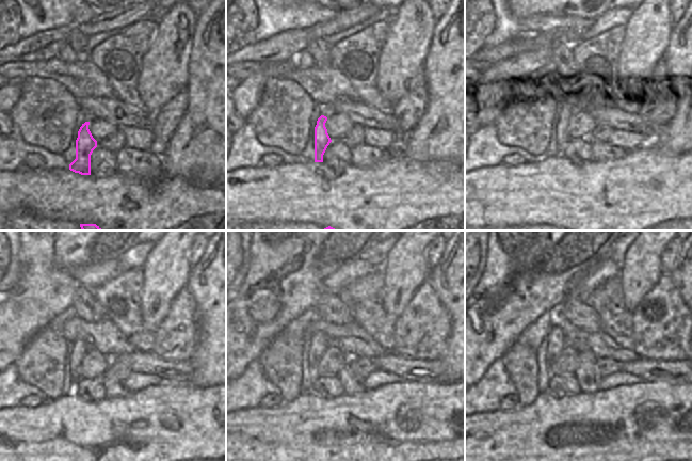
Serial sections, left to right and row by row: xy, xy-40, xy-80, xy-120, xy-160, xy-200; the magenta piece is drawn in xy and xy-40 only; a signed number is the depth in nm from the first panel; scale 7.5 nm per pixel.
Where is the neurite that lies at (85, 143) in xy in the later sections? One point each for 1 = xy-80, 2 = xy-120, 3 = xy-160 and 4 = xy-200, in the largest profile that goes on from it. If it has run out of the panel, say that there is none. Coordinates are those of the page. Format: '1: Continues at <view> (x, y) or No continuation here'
1: Continues at xy-80 (561, 137)
2: Continues at xy-120 (78, 348)
3: Continues at xy-160 (318, 344)
4: Continues at xy-200 (554, 337).

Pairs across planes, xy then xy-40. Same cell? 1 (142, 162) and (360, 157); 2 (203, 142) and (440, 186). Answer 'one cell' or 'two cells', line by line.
1: one cell
2: two cells

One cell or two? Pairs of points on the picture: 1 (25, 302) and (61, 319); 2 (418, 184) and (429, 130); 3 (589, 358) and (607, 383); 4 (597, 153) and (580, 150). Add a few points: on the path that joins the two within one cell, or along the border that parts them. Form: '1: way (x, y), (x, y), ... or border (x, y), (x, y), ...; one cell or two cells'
1: border (71, 305), (60, 313), (47, 326); two cells
2: border (402, 153), (418, 161), (447, 160); two cells
3: border (602, 378), (599, 390); two cells
4: border (590, 145), (592, 161); two cells

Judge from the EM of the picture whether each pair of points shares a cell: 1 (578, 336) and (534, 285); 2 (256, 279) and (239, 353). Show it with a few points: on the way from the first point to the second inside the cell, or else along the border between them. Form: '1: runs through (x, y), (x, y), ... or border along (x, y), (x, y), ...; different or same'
1: border along (559, 304), (556, 304), (548, 311); different
2: runs through (244, 297), (244, 327), (239, 334); same

